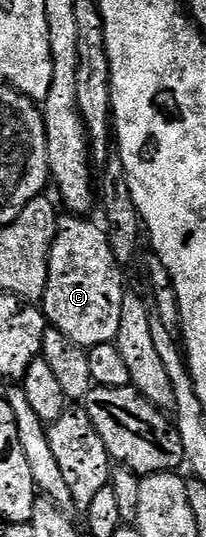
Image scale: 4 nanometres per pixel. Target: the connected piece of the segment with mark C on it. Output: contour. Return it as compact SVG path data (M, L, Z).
M60 215L51 247L47 289L41 301L48 325L85 349L116 343L125 293L124 269L117 262L106 231L87 219L91 218Z

